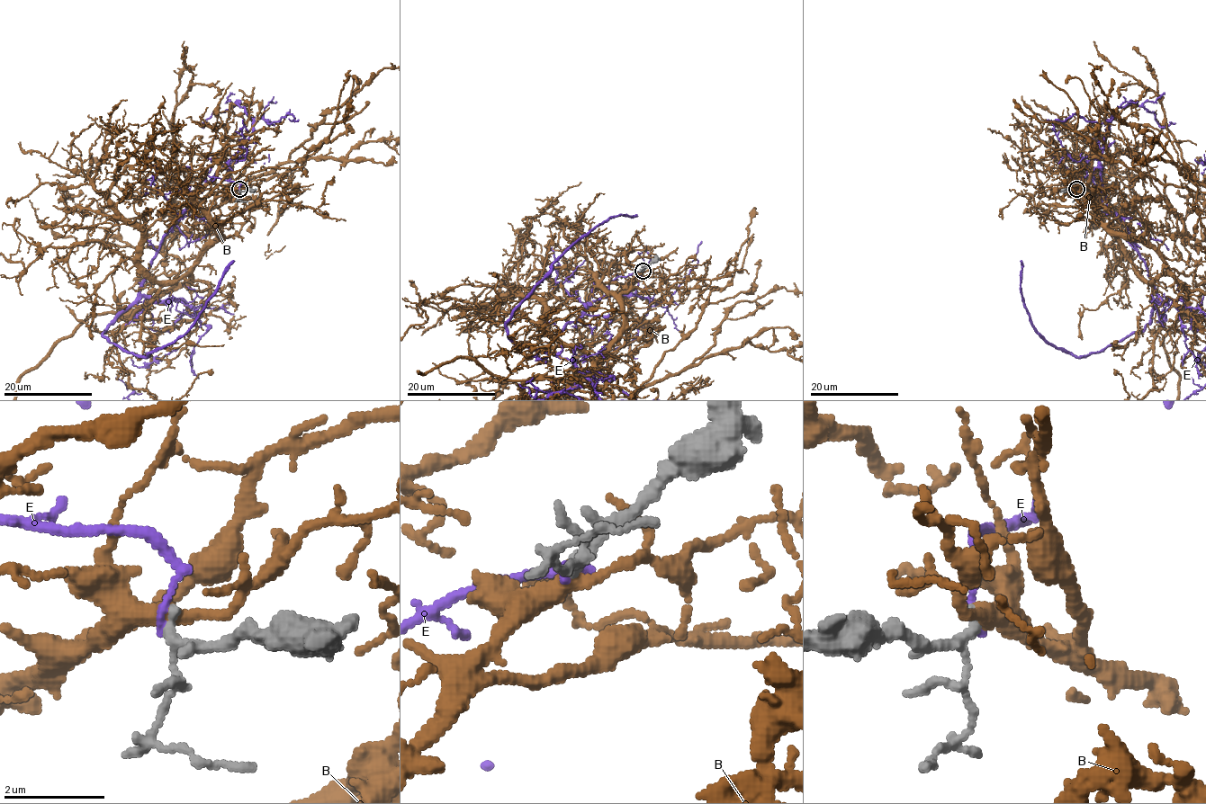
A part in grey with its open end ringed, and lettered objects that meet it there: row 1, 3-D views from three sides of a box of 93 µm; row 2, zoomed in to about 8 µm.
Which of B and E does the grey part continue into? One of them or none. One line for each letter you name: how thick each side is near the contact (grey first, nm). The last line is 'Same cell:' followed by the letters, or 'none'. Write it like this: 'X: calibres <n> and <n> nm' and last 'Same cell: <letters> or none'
B: calibres 190 and 340 nm
Same cell: B

